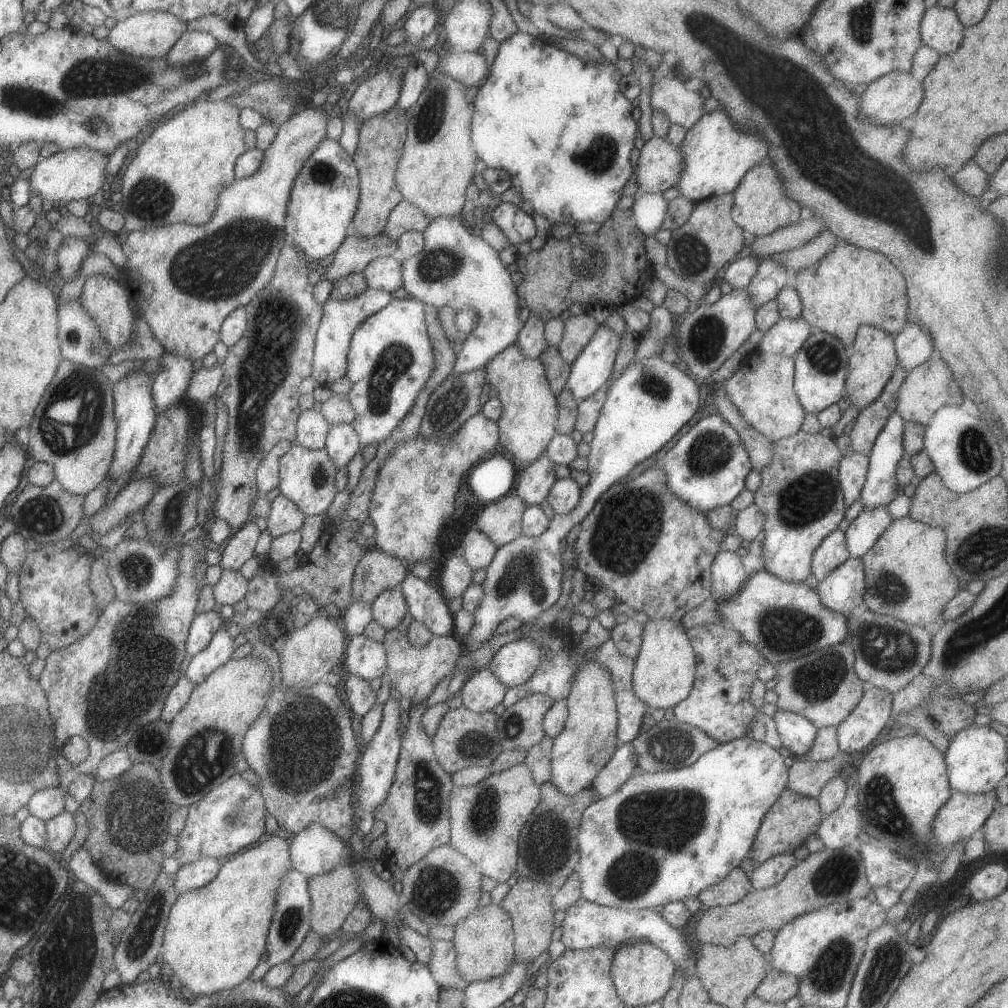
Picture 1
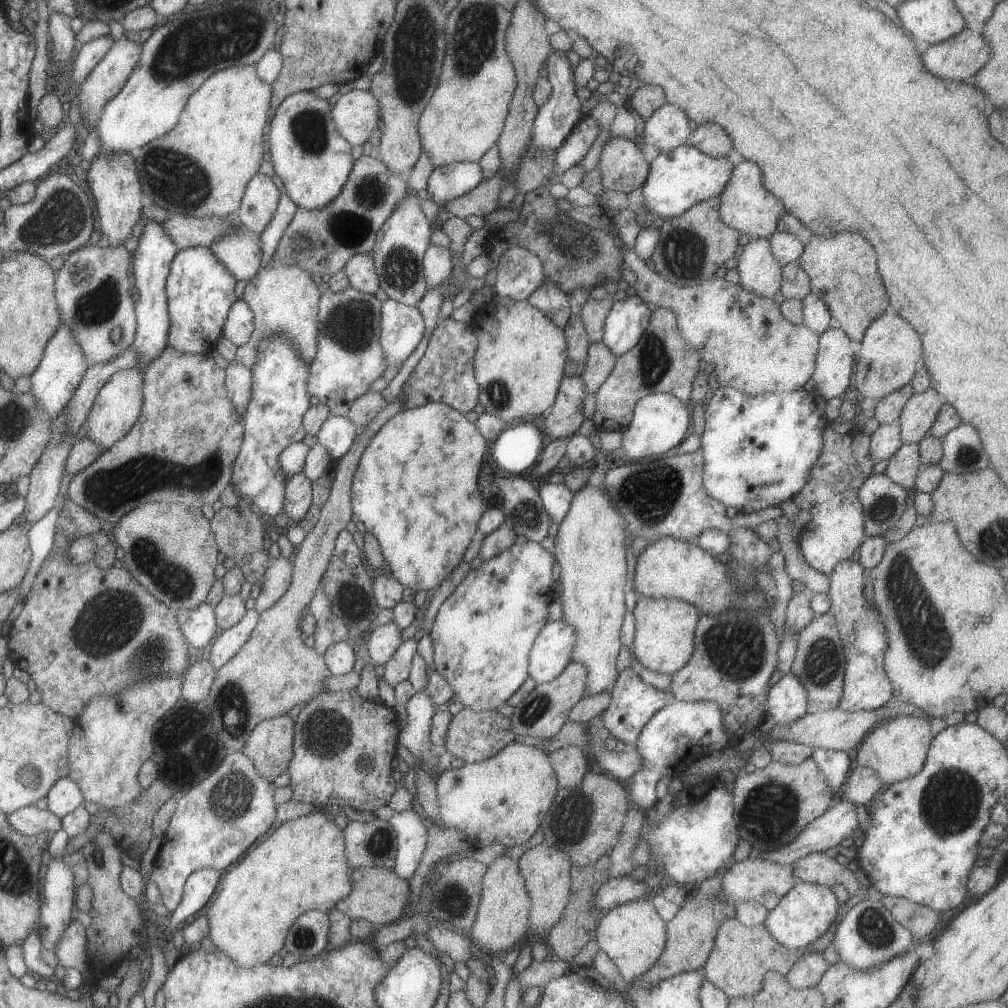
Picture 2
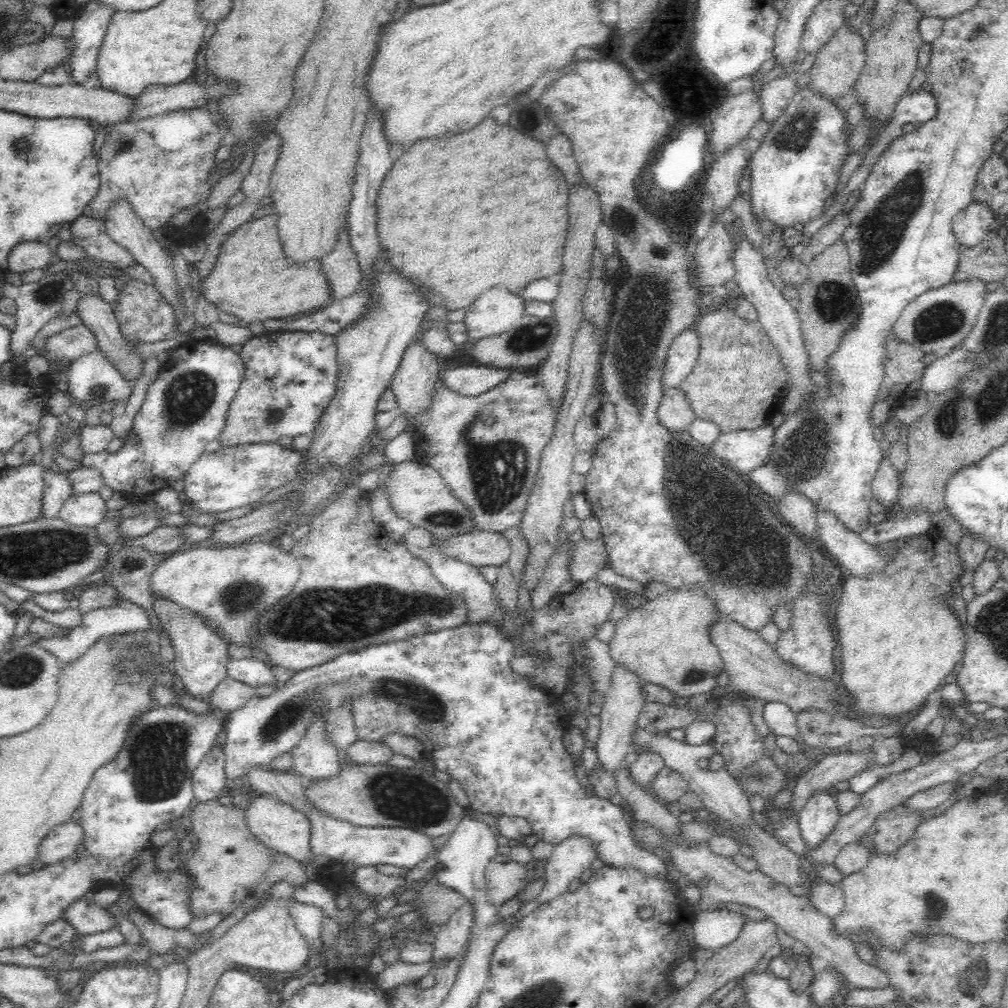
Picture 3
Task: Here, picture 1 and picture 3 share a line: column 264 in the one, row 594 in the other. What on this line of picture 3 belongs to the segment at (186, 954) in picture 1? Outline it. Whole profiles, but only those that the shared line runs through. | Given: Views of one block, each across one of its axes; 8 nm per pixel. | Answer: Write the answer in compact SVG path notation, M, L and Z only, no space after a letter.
M935 524L930 530L922 535L908 536L913 539L907 540L907 537L900 539L897 544L897 553L891 556L888 564L882 568L882 572L872 574L872 576L851 576L846 575L844 584L842 584L842 592L840 592L840 602L836 608L836 622L834 628L838 632L838 646L840 646L840 658L842 658L842 680L840 680L841 688L844 688L846 694L854 700L855 709L861 714L876 714L876 716L886 716L895 718L900 714L912 713L920 710L926 703L929 694L935 689L940 689L941 682L952 672L958 662L963 660L964 652L967 646L966 630L959 622L957 616L953 613L953 603L950 600L952 594L952 582L961 580L961 576L965 571L965 566L961 558L958 556L957 545L952 545L950 541L944 539L943 535L938 531Z

